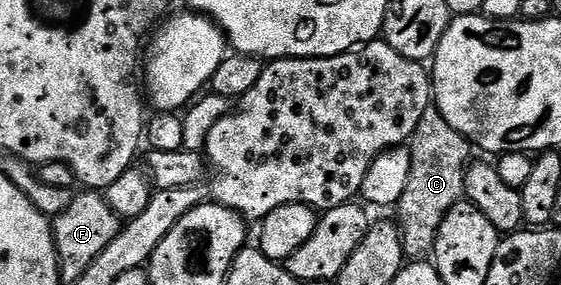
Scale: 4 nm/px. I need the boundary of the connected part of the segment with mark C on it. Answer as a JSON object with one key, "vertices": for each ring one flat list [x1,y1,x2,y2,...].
{"vertices":[[432,106,421,114,421,122,417,122,417,130,413,130,409,147,409,182,397,205,397,223,403,239,404,257,427,258,435,251,437,230,441,230,445,214,449,214,451,207,464,199,463,187,467,169,473,160,473,145,460,132,453,130,438,108]]}

